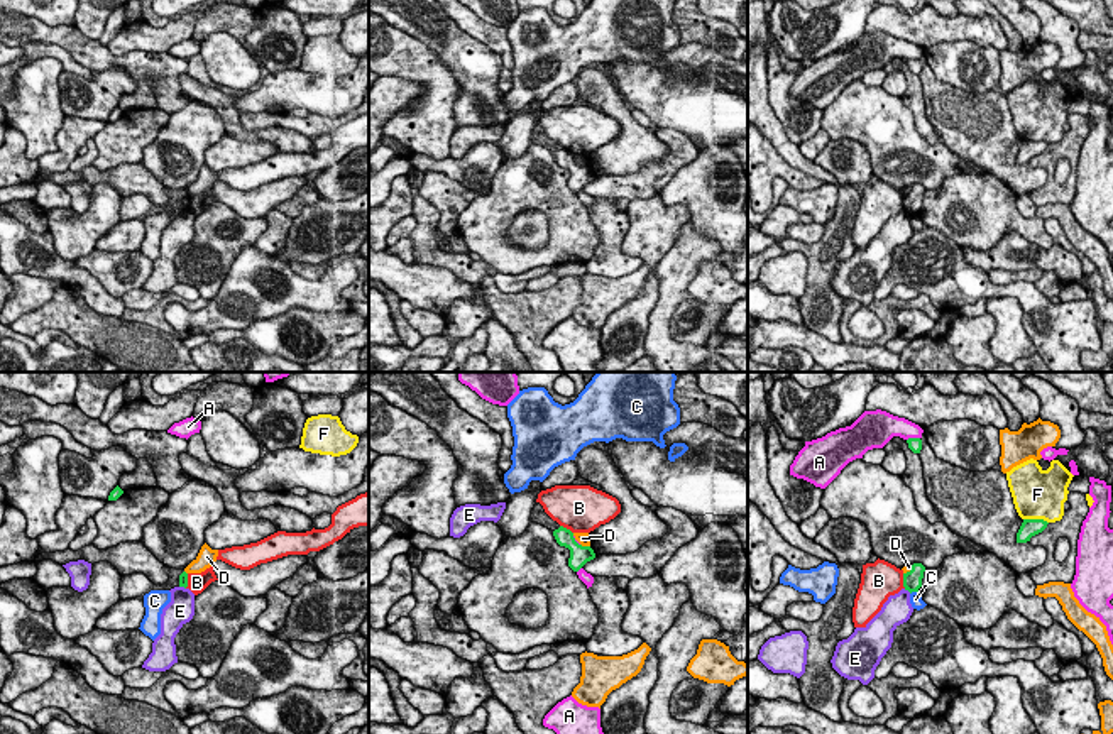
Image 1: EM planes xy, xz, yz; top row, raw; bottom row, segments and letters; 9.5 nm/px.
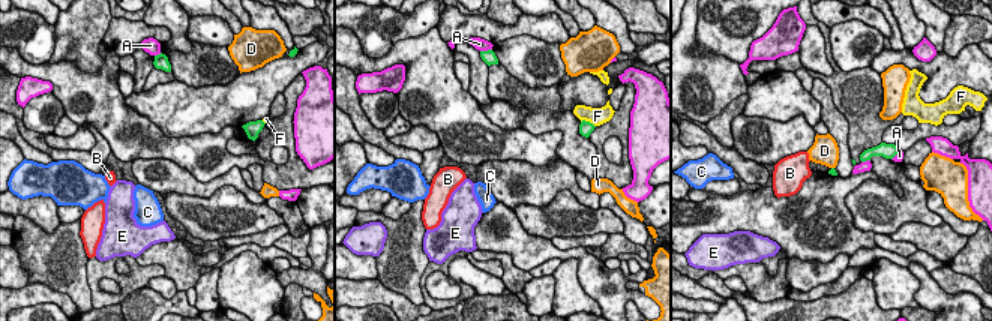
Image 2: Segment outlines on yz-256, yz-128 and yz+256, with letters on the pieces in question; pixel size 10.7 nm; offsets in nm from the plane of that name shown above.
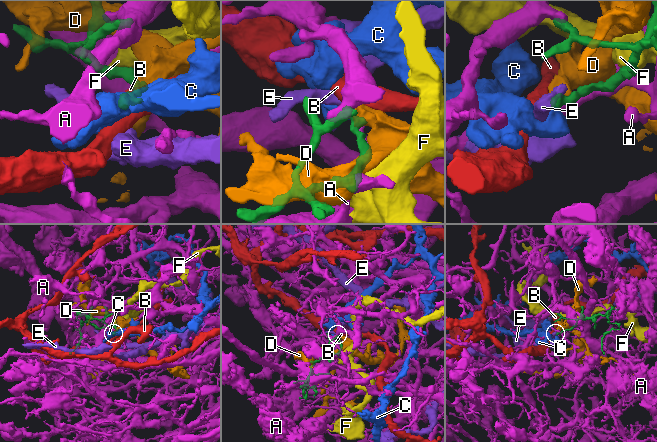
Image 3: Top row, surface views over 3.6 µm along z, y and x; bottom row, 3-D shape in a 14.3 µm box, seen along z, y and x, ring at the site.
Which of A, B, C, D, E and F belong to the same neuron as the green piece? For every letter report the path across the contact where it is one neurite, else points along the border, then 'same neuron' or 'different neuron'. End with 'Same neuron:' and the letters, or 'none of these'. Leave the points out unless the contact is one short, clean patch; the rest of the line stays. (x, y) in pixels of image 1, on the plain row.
A: different neuron
B: border along yz (902, 195), (905, 208); different neuron
C: border along yz (915, 212), (910, 215); different neuron
D: border along xz (581, 164), (589, 168); different neuron
E: border along yz (904, 210), (910, 213); different neuron
F: different neuron
Same neuron: none of these

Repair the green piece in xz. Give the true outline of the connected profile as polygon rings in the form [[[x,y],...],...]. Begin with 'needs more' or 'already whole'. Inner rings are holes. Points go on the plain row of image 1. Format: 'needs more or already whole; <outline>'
already whole; [[[563,147],[553,152],[553,157],[560,167],[570,171],[568,188],[578,193],[587,183],[595,179],[590,167],[582,167],[575,162],[573,154]]]

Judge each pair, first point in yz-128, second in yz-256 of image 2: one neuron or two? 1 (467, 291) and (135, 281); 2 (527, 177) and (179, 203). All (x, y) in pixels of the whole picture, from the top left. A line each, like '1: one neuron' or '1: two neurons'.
1: one neuron
2: two neurons

